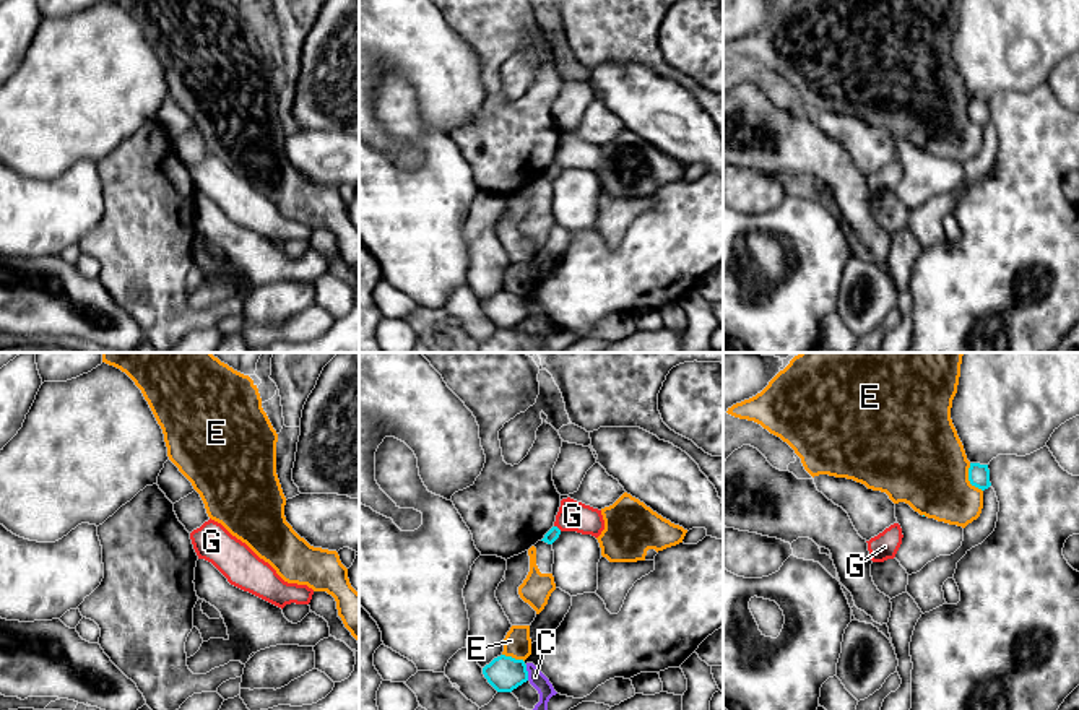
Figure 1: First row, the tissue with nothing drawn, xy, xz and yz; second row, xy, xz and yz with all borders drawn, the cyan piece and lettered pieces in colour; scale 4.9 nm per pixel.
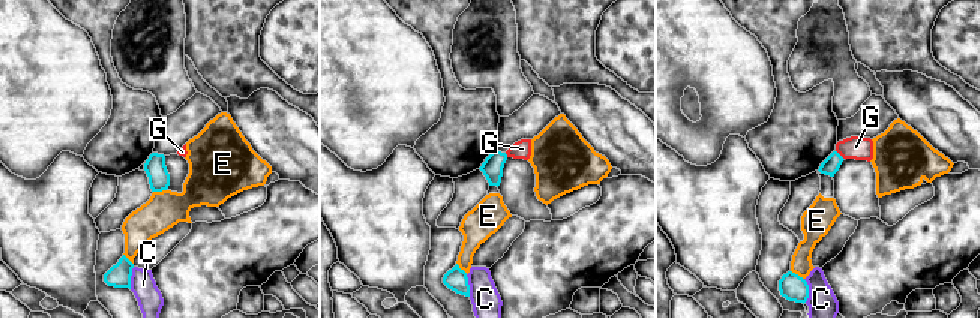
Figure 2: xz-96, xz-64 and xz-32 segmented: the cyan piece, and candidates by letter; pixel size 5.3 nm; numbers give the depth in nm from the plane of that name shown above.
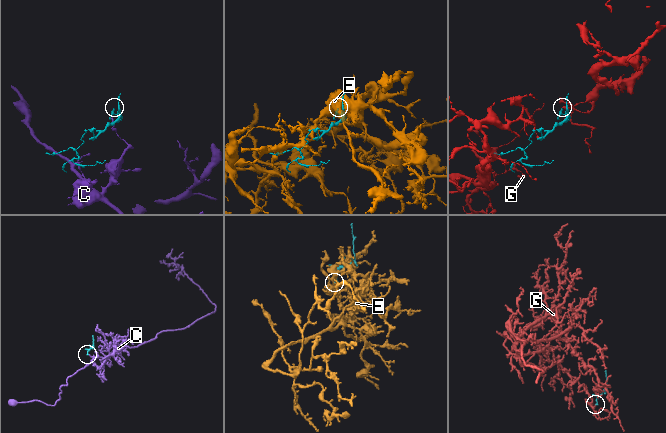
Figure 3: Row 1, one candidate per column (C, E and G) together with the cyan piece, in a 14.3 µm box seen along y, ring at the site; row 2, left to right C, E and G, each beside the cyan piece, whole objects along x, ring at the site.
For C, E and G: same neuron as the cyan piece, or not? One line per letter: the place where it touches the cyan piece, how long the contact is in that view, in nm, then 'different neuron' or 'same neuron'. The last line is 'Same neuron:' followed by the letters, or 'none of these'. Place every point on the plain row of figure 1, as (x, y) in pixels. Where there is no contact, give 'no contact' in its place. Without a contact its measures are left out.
C: contact xz (527, 309); length 80 nm; different neuron
E: contact yz (969, 116); length 160 nm; different neuron
G: contact xz (556, 163); length 50 nm; different neuron
Same neuron: none of these

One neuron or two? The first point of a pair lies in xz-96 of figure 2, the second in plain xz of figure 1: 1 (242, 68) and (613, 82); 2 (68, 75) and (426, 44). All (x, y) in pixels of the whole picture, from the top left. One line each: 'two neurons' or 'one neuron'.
1: two neurons
2: one neuron

